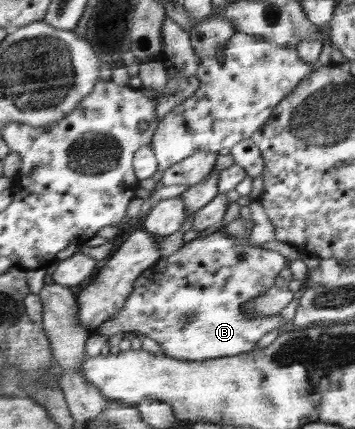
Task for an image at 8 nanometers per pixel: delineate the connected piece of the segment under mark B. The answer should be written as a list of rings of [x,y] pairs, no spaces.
[[[221,230],[205,236],[197,237],[185,246],[159,259],[149,271],[143,272],[135,282],[135,290],[127,300],[125,308],[119,315],[107,320],[97,334],[112,337],[115,334],[132,332],[154,339],[169,356],[179,360],[203,361],[208,359],[222,359],[227,356],[243,355],[253,351],[261,334],[278,329],[281,332],[292,327],[285,324],[279,314],[271,316],[253,316],[241,310],[241,305],[255,299],[263,291],[275,284],[279,272],[288,266],[289,260],[269,249],[263,249],[253,244],[237,244],[231,236],[223,234]]]

